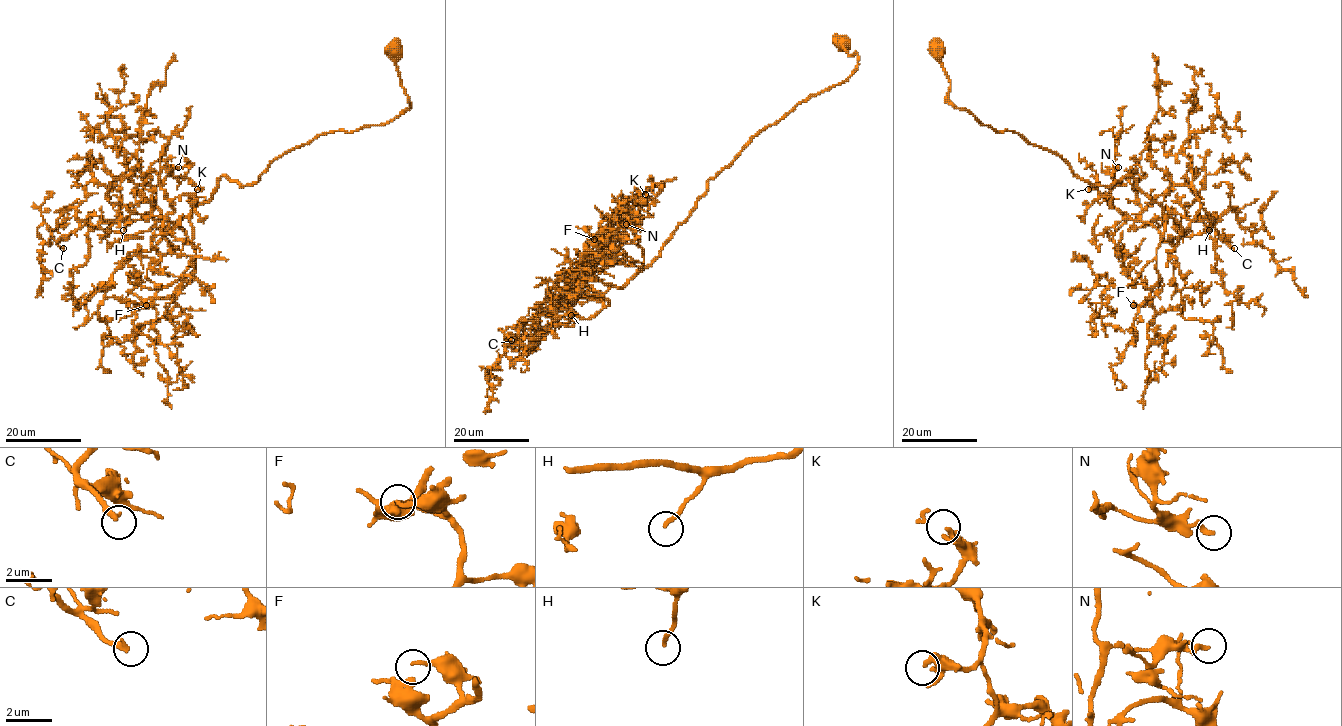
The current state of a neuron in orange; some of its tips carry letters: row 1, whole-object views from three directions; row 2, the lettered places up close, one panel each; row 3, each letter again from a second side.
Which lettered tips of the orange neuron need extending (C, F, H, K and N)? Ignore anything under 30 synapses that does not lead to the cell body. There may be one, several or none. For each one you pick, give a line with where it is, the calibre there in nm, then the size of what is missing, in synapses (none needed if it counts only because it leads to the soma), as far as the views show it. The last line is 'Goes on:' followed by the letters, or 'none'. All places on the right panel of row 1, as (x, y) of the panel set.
C: at (1234, 248); 280 nm thick; about 35 synapses
H: at (1209, 230); 170 nm thick; about 45 synapses
Goes on: C, H

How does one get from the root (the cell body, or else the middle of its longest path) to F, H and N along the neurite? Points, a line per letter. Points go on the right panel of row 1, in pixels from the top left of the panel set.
F: (937, 49), (955, 106), (1053, 151), (1094, 185), (1131, 176), (1162, 207), (1159, 280), (1133, 305)
H: (937, 49), (948, 99), (982, 125), (1053, 151), (1094, 185), (1131, 176), (1180, 233), (1202, 208), (1209, 230)
N: (937, 49), (955, 106), (1053, 151), (1094, 185), (1131, 176), (1162, 207), (1160, 240), (1113, 206), (1118, 167)

